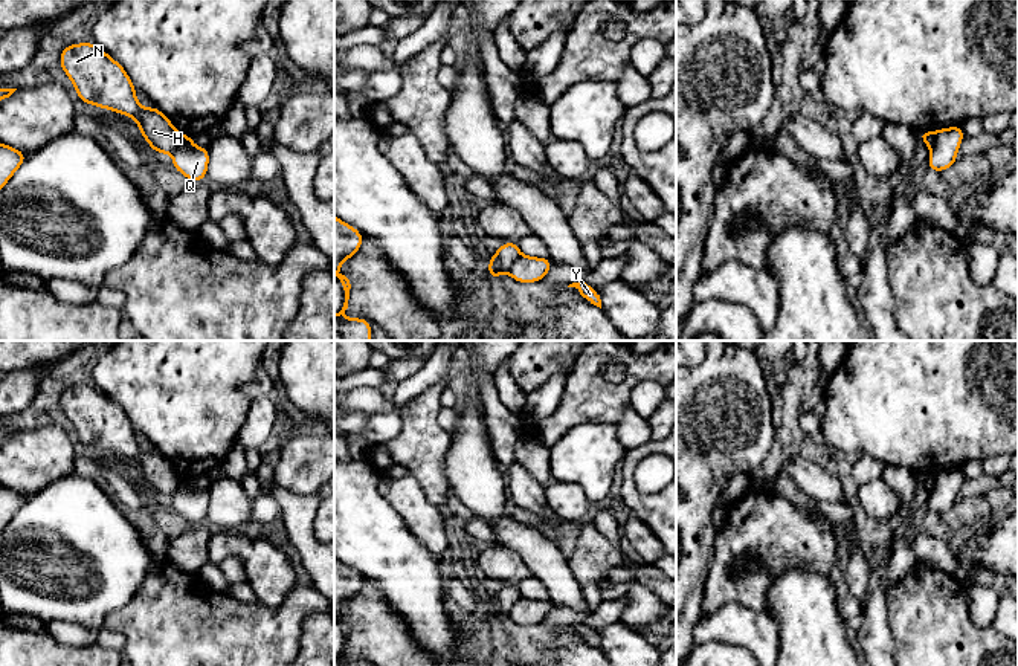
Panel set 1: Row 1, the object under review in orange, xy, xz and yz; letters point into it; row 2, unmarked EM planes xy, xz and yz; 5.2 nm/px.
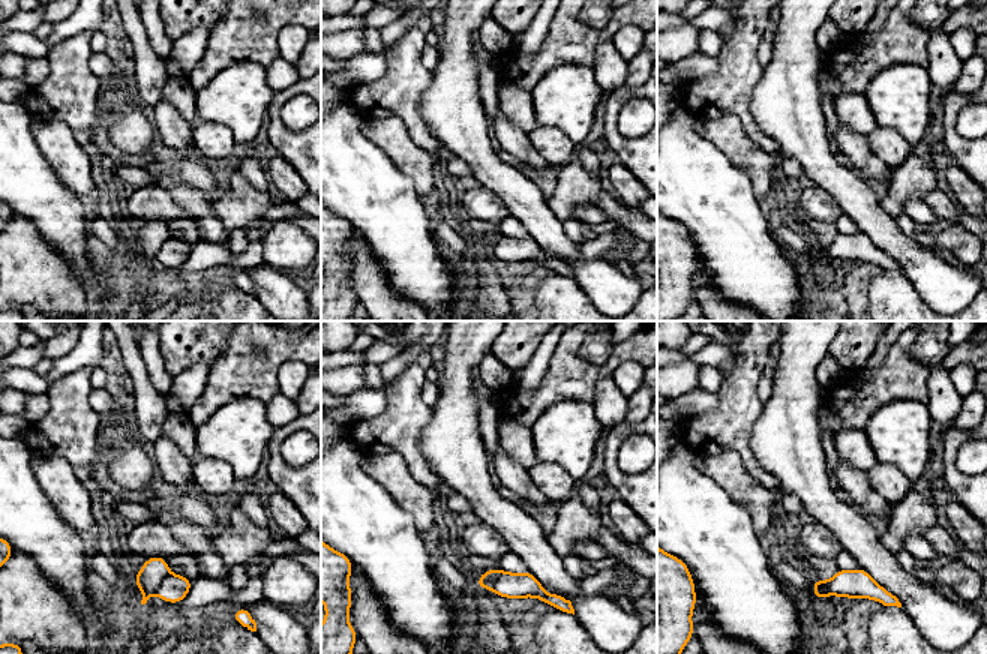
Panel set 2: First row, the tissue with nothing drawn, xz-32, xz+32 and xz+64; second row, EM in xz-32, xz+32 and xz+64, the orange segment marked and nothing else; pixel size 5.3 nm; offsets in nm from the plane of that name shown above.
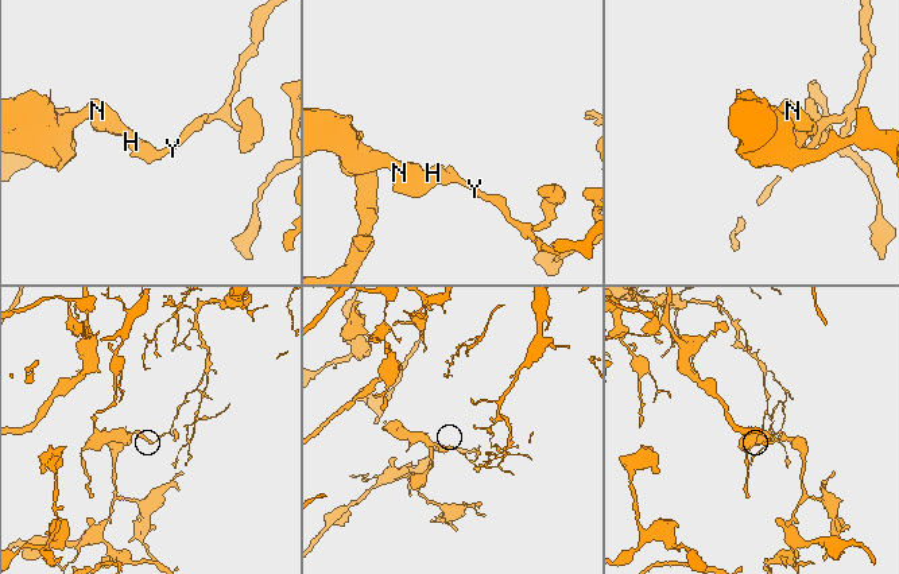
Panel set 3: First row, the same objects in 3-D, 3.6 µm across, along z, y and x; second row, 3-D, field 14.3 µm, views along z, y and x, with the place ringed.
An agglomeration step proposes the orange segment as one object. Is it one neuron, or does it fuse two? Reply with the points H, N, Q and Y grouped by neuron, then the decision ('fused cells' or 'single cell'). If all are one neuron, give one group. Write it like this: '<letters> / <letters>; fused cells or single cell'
H N / Q Y; fused cells

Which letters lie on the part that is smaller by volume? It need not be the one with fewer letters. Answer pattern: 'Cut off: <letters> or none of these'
Cut off: Q, Y

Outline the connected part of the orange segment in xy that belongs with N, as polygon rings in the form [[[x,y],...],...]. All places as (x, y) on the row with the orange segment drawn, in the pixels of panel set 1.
[[[95,43],[61,49],[60,66],[84,104],[128,115],[140,127],[140,136],[157,153],[174,153],[179,131],[156,107],[143,108],[125,69]]]

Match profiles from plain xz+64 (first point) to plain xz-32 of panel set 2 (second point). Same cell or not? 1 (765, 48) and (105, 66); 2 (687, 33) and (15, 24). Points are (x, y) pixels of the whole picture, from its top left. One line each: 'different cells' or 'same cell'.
1: same cell
2: different cells

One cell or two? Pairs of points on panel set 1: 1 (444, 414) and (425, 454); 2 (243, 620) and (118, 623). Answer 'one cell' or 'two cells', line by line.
1: two cells
2: one cell

